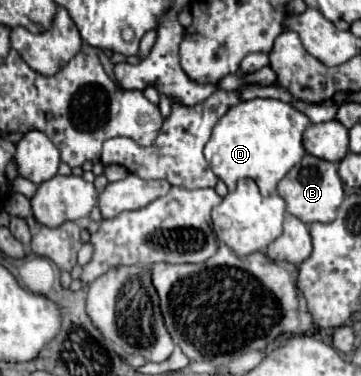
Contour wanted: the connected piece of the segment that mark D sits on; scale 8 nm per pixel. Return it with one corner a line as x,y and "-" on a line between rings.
252,99
232,107
214,127
212,137
204,149
206,161
232,191
238,179
250,177
258,181
262,195
272,195
280,179
306,155
302,147
302,133
308,127
308,117
292,105
278,99

